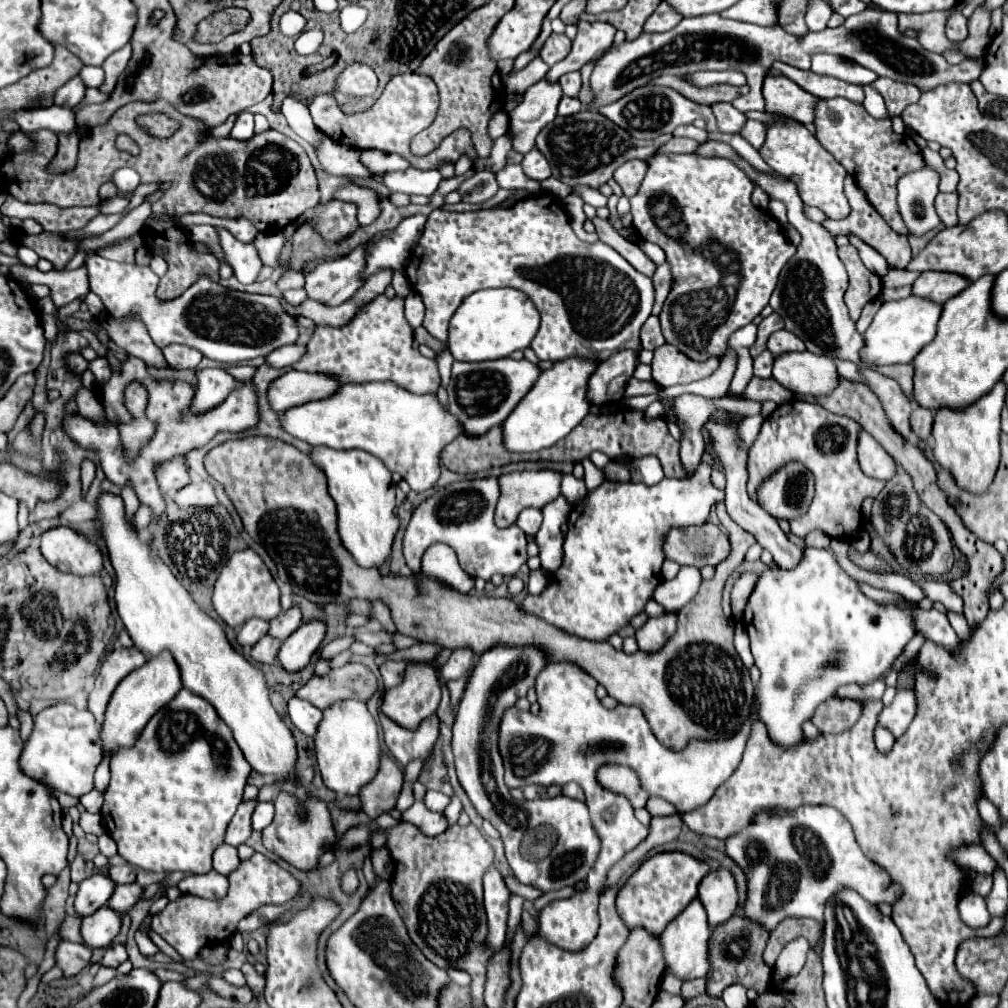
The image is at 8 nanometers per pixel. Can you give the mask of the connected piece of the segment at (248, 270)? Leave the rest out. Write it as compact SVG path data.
M218 228L218 232L220 232L224 254L226 254L230 266L234 268L234 276L238 278L240 284L252 284L262 268L256 248L252 244L238 242L230 232L226 232L222 228Z

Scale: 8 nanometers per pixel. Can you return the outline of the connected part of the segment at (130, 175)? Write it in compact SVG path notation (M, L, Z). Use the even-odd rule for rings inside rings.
M120 168L110 176L110 182L116 186L116 192L120 196L126 196L128 192L134 192L138 188L140 176L132 168Z

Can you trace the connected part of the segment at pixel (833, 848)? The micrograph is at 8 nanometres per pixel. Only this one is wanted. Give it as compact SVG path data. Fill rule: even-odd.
M800 806L798 810L760 810L754 814L752 822L740 832L726 838L728 856L742 866L748 876L748 902L742 908L744 916L750 920L758 920L766 930L774 930L778 922L786 916L798 918L814 918L824 921L826 902L844 888L858 892L866 902L878 904L894 904L902 896L902 888L890 880L884 868L870 862L860 846L854 840L854 832L850 822L830 806Z

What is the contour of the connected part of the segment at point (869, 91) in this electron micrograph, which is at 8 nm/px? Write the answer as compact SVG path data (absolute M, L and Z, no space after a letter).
M862 86L862 90L864 90L864 96L866 96L864 98L866 112L870 116L874 116L874 118L888 118L888 112L886 112L886 104L884 104L882 94L876 88L872 88L872 86Z

